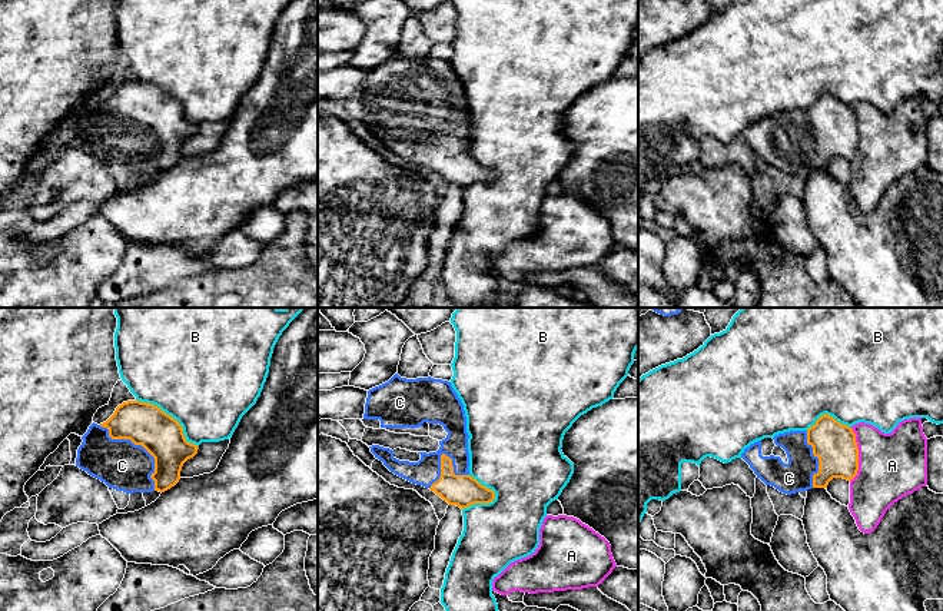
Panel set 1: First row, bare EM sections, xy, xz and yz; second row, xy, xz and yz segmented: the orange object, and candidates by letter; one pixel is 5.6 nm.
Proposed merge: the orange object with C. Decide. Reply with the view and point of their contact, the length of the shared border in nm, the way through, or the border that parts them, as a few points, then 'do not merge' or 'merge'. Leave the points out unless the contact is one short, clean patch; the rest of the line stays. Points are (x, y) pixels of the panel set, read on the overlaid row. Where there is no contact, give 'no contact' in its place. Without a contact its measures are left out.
meets orange in xy at (140, 444); contact 480 nm long; merge

